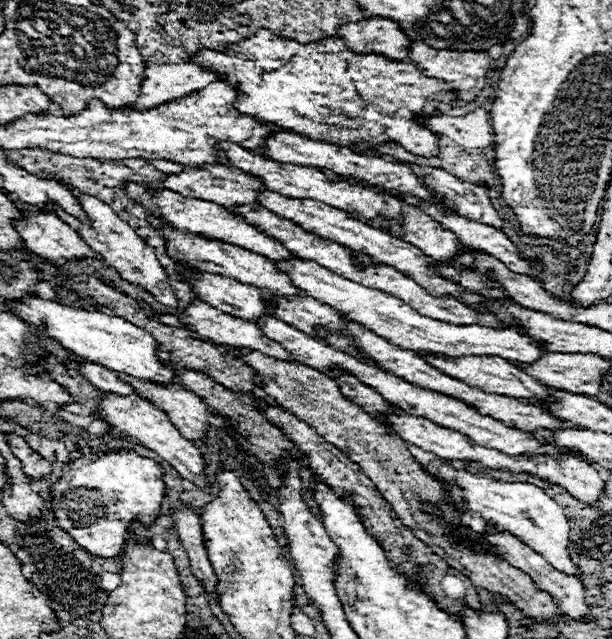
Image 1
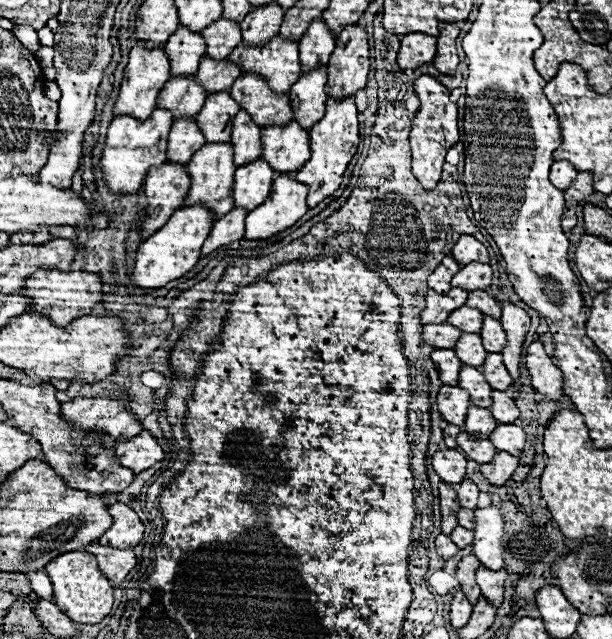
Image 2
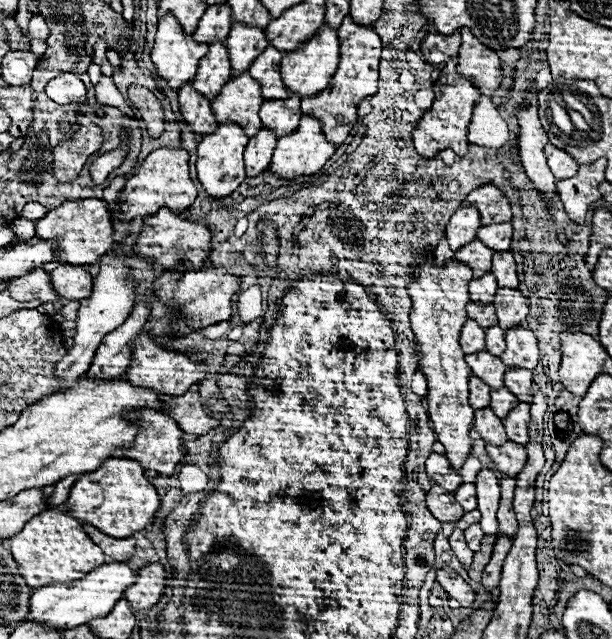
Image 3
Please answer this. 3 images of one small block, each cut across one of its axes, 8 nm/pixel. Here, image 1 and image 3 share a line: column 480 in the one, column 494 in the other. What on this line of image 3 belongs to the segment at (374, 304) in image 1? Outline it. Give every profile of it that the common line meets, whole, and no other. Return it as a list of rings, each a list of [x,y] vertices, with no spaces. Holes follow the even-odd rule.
[[[492,326],[486,328],[486,350],[494,356],[500,356],[504,352],[506,344],[504,344],[504,332],[500,326]]]

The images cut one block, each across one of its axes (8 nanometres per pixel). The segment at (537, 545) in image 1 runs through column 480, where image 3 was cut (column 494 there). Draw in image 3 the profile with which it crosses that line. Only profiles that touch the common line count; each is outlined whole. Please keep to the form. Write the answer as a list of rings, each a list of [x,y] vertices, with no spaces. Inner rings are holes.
[[[484,468],[478,478],[476,478],[476,488],[478,488],[478,504],[482,512],[482,532],[484,534],[496,534],[498,524],[496,524],[496,512],[500,506],[500,484],[498,478],[494,476],[492,470]]]

